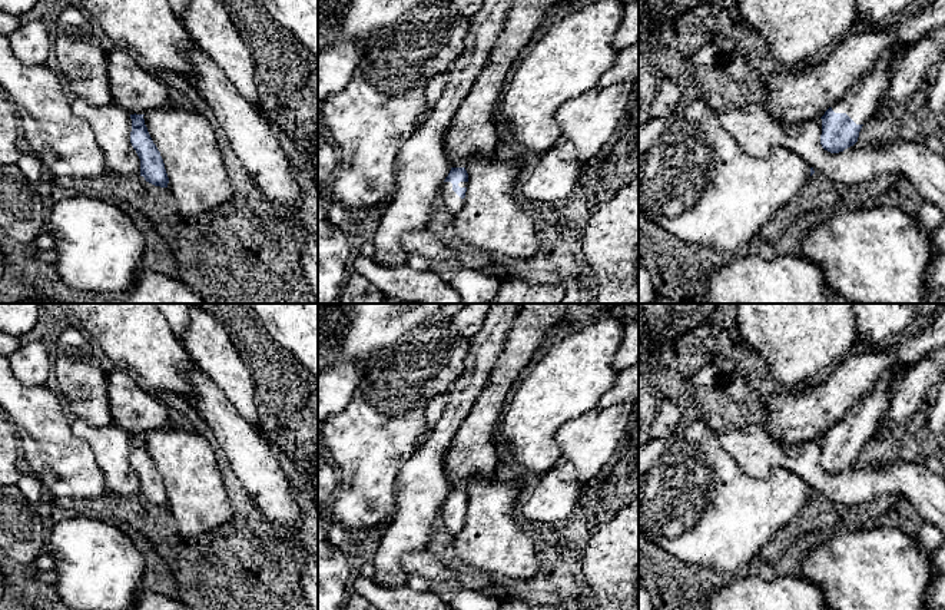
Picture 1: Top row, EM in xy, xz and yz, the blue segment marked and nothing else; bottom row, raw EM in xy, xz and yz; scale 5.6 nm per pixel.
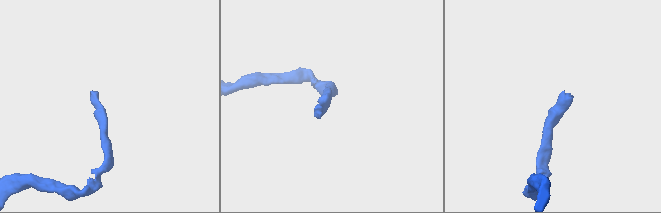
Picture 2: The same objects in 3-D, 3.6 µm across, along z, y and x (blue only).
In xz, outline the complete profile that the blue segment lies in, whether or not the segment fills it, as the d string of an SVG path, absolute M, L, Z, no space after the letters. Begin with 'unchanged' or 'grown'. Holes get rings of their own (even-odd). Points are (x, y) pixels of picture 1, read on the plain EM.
grown; M451 488L440 510L440 517L442 520L444 528L452 537L458 536L465 524L467 505L468 494L465 488Z

